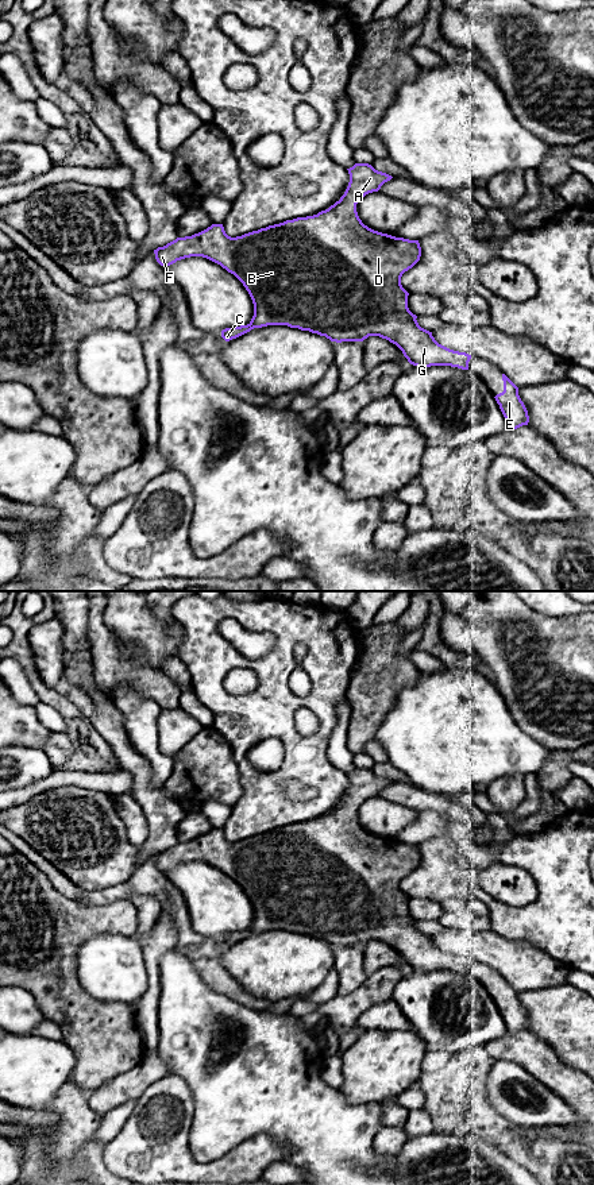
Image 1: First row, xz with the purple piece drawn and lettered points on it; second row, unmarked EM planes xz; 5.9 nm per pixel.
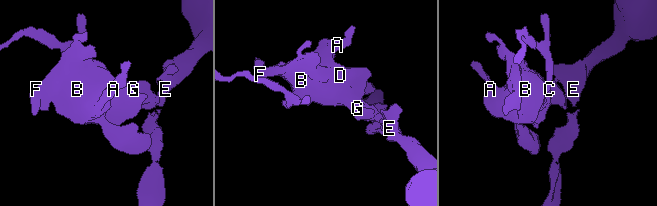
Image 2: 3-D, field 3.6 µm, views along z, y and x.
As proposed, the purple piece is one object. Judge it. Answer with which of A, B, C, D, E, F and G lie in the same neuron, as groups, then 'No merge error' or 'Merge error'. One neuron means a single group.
Groups: A B D E F G / C. Merge error

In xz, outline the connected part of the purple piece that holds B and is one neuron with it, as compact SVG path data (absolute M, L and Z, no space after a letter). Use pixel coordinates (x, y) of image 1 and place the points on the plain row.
M355 768L347 775L350 787L344 799L317 819L286 825L236 842L228 841L223 829L212 829L198 838L177 842L166 850L158 852L154 854L155 864L161 871L167 872L185 862L202 861L234 879L252 904L254 920L250 926L252 933L288 930L325 941L336 947L363 946L369 941L379 941L396 949L413 970L451 970L468 974L471 960L439 949L432 937L418 930L417 920L408 912L409 898L402 892L401 881L420 865L418 845L374 835L364 830L358 821L356 808L366 799L378 796L393 781L375 775L369 768Z

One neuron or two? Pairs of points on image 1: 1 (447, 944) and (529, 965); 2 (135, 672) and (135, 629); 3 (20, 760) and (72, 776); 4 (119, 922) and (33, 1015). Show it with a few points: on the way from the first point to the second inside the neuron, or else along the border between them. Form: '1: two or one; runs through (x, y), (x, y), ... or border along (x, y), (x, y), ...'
1: one; runs through (467, 953), (500, 953), (509, 958)
2: two; border along (111, 629), (159, 670)
3: two; border along (54, 769), (26, 787)
4: two; border along (18, 985), (34, 998), (46, 1019)

